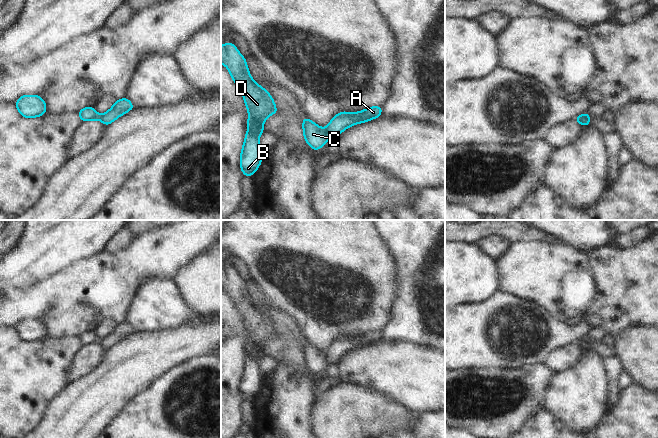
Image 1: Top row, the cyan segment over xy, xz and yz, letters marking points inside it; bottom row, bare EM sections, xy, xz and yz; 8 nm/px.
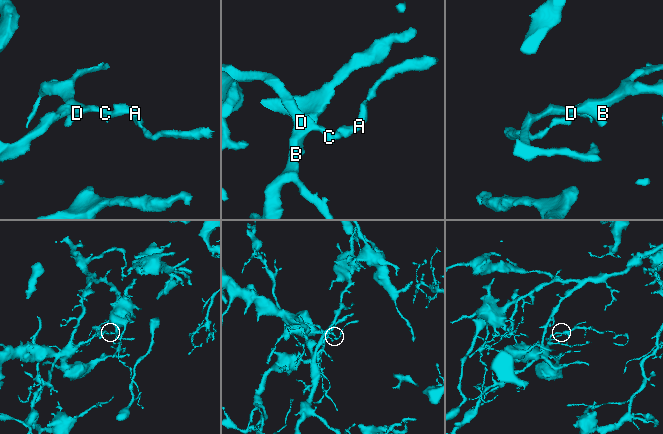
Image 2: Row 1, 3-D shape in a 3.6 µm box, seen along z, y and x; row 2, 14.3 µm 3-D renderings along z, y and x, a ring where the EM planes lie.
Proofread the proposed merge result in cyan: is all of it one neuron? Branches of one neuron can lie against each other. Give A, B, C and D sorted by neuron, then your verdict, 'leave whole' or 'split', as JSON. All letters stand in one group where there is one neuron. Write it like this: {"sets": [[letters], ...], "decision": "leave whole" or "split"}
{"sets": [["A"], ["B", "C", "D"]], "decision": "split"}

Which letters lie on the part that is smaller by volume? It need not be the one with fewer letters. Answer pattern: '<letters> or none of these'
A

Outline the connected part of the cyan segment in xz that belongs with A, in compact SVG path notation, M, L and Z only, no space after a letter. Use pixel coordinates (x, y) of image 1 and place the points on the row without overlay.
M382 330L368 331L356 337L348 337L346 335L337 337L325 352L326 362L337 363L340 357L348 351L378 342L381 338Z

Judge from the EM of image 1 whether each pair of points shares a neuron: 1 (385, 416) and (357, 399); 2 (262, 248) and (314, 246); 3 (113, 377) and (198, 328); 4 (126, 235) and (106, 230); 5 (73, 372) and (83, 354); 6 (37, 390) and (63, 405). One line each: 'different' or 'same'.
1: same
2: same
3: same
4: different
5: same
6: different

